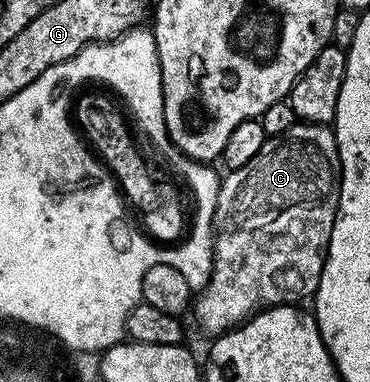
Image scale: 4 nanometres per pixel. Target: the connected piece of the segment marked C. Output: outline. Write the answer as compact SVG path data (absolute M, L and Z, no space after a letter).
M297 123L282 134L267 136L264 147L260 147L260 151L256 151L256 155L252 159L248 159L248 163L244 163L244 167L231 169L221 178L218 186L218 202L214 212L210 279L207 281L205 289L201 290L192 301L192 314L194 313L199 327L204 332L210 333L209 335L221 335L271 305L302 303L305 297L306 300L313 298L314 294L318 292L320 275L324 271L324 263L332 239L332 227L336 223L338 192L340 191L341 182L342 164L340 163L338 144L333 128L330 125L311 125L309 123Z

